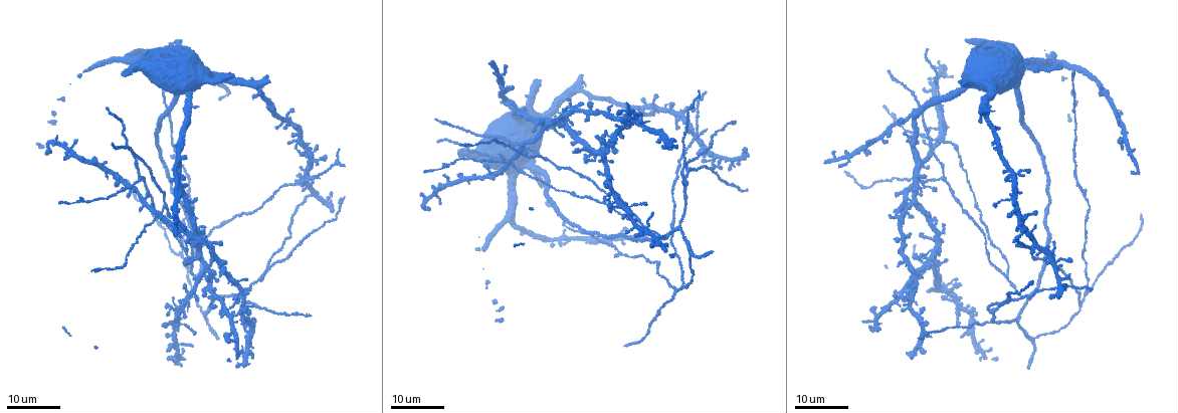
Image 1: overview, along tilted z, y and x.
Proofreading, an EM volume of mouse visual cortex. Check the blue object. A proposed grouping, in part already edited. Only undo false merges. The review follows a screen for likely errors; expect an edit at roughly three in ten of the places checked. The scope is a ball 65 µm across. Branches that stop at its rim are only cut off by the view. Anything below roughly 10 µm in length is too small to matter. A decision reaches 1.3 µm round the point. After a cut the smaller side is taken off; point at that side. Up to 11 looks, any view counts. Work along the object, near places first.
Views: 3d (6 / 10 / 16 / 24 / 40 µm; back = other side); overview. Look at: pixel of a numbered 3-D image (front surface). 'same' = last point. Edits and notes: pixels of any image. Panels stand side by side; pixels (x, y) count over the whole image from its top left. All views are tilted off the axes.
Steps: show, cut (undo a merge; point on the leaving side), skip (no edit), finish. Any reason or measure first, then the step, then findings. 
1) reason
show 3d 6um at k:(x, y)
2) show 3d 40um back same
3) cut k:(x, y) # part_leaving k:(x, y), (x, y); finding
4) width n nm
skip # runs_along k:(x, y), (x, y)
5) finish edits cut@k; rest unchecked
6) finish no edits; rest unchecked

three-way junction
show 3d 24um at 1:(260, 278)

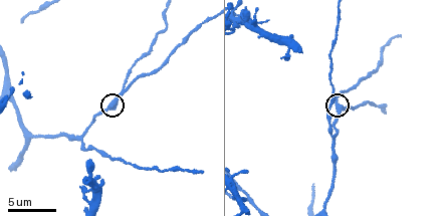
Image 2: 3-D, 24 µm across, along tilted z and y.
show 3d 10um at 2:(113, 105)

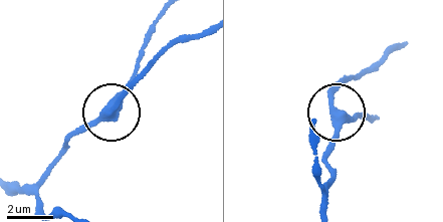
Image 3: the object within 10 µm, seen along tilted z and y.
show 3d 6um at 3:(337, 113)

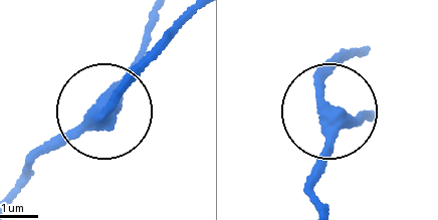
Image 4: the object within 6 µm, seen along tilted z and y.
arms 3
skip # runs_along 4:(317, 202), (330, 121), (319, 84), (340, 48); all the same neuron

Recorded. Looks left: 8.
looks like a crossing
show 3d 24um at 1:(954, 301)

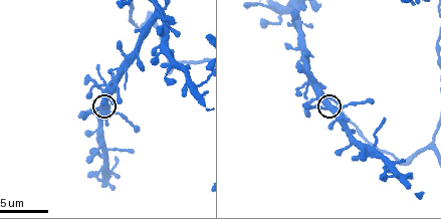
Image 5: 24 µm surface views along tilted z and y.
show 3d 10um at 5:(328, 108)

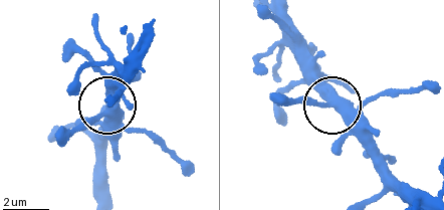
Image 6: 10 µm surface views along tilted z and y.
side_arm 18 um
skip # runs_along 6:(144, 58), (117, 86), (97, 135); all the same neuron

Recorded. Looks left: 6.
a fork
show 3d 16um at 1:(943, 175)

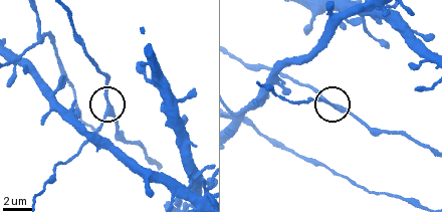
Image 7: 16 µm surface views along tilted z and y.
show 3d 6um at 7:(334, 105)

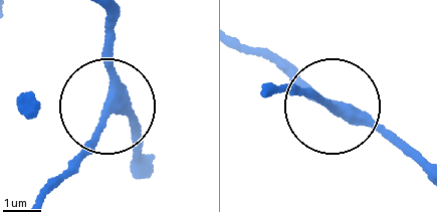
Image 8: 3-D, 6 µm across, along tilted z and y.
width 260 nm
skip # all the same neuron

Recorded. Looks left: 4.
three-way junction
show 3d 6um at 5:(358, 129)

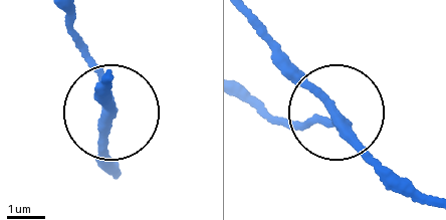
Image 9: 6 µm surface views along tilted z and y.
other side
show 3d 6um back at 9:(337, 119)

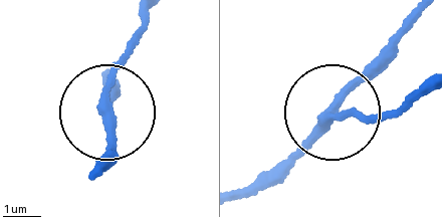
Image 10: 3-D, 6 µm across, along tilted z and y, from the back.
skip # runs_along 10:(245, 191), (314, 140), (337, 100), (394, 52); all the same neuron

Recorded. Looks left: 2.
three arms meet
show 3d 10um at 2:(335, 139)

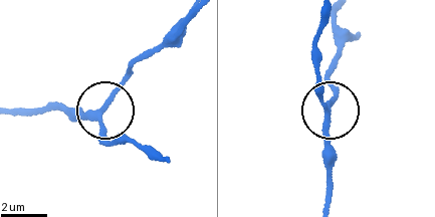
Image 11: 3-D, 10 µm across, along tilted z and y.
width 220 nm
skip # runs_along 11:(324, 200), (329, 131), (318, 71); continuous, no second neuron

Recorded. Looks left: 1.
finish no edits; rest unchecked

